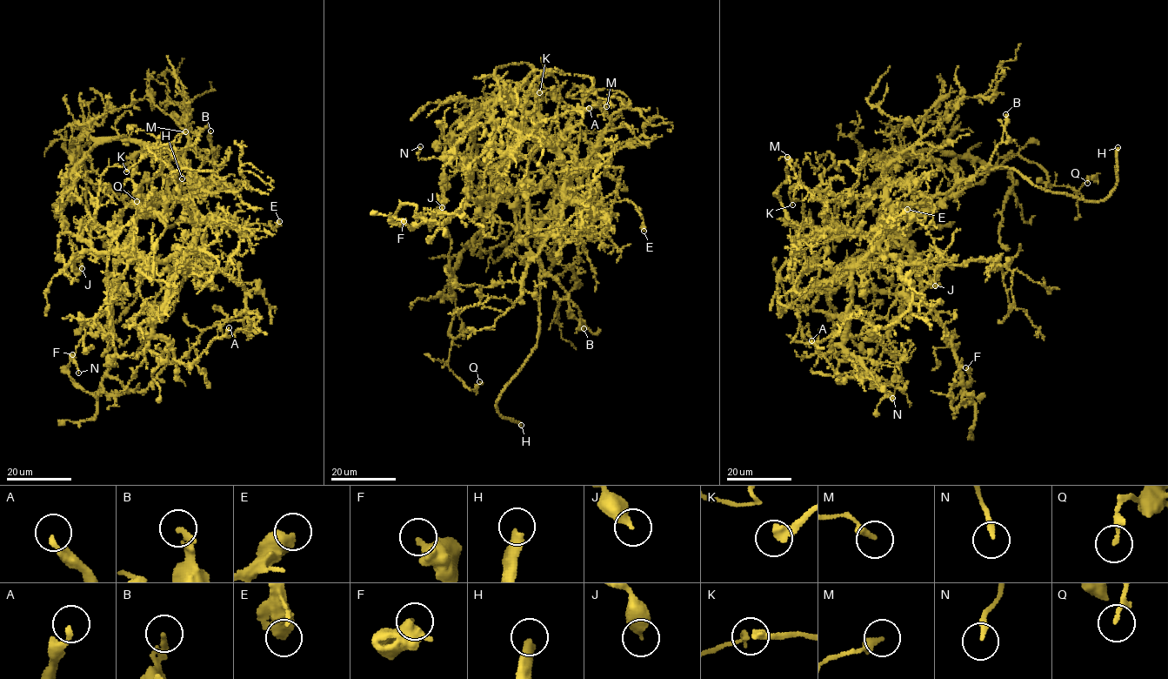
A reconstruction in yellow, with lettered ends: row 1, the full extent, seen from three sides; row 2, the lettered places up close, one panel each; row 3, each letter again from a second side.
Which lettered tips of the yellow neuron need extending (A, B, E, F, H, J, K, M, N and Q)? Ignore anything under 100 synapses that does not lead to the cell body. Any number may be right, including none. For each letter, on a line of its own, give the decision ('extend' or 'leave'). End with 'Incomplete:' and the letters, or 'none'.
A: leave
B: leave
E: leave
F: leave
H: extend
J: leave
K: leave
M: leave
N: leave
Q: leave
Incomplete: H

